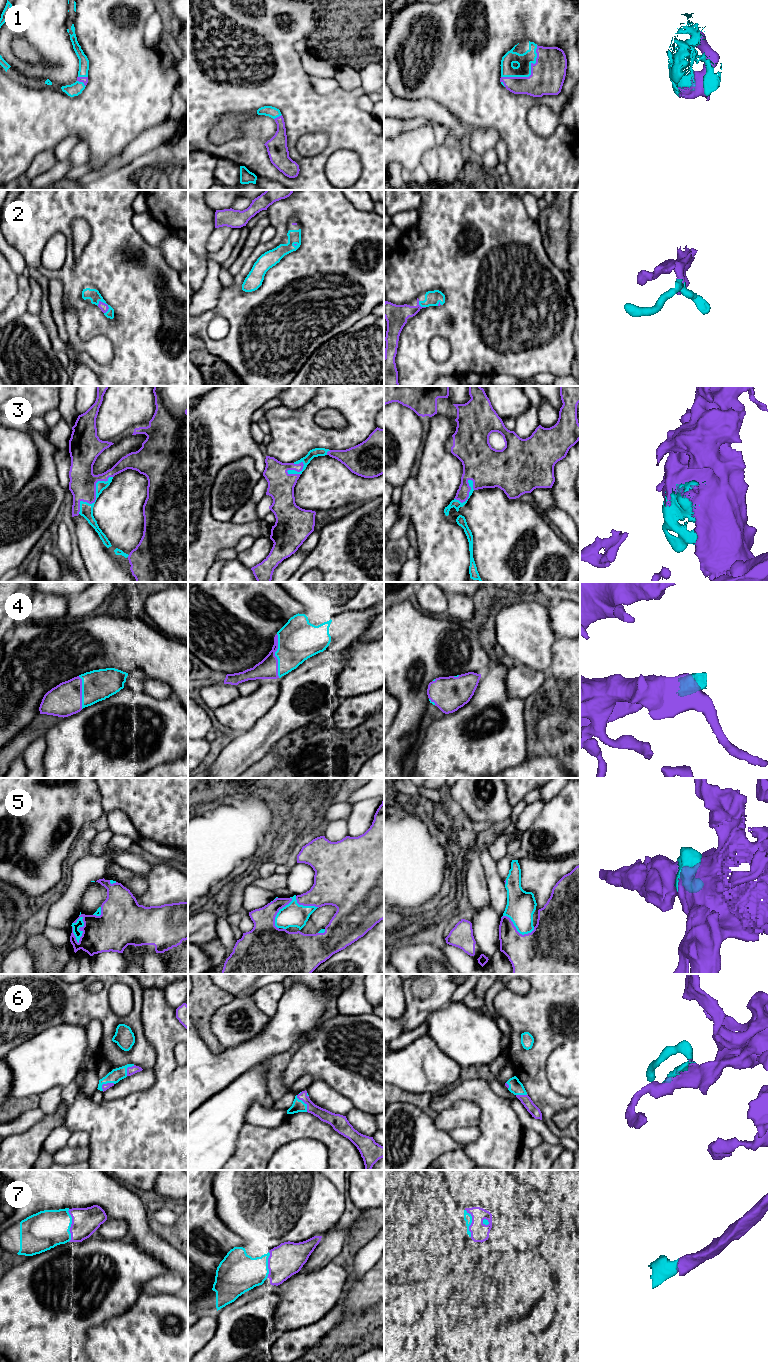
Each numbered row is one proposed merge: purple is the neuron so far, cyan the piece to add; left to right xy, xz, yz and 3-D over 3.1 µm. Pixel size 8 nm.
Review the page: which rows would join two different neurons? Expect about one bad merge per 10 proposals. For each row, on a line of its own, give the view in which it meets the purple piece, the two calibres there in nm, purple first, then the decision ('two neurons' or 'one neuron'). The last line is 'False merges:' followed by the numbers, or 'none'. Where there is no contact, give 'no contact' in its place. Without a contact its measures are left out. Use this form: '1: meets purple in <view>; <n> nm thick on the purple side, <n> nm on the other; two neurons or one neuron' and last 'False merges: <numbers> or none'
1: meets purple in yz; 280 nm thick on the purple side, 120 nm on the other; one neuron
2: meets purple in xy; 70 nm thick on the purple side, 90 nm on the other; one neuron
3: meets purple in xy; 220 nm thick on the purple side, 110 nm on the other; one neuron
4: meets purple in xz; 160 nm thick on the purple side, 320 nm on the other; one neuron
5: meets purple in xy; 320 nm thick on the purple side, 60 nm on the other; one neuron
6: meets purple in xz; 100 nm thick on the purple side, 100 nm on the other; one neuron
7: meets purple in xy; 220 nm thick on the purple side, 300 nm on the other; one neuron
False merges: none

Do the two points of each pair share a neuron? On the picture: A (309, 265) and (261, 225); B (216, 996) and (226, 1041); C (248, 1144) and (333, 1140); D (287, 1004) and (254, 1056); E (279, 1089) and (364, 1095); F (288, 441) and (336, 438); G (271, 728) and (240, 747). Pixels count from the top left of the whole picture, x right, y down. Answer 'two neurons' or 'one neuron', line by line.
A: two neurons
B: two neurons
C: one neuron
D: one neuron
E: two neurons
F: one neuron
G: one neuron

